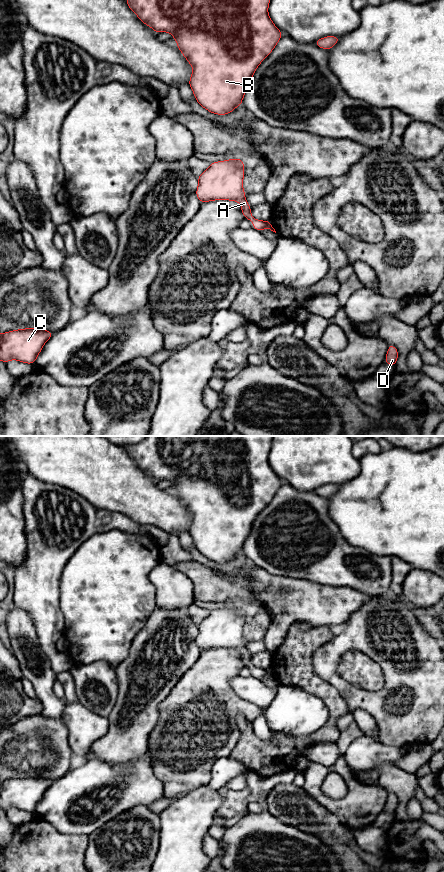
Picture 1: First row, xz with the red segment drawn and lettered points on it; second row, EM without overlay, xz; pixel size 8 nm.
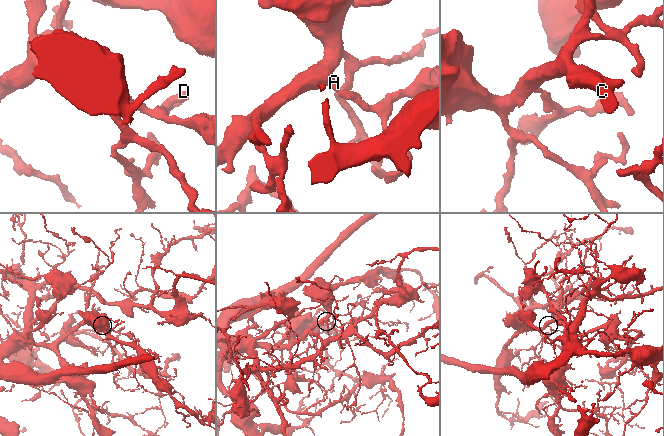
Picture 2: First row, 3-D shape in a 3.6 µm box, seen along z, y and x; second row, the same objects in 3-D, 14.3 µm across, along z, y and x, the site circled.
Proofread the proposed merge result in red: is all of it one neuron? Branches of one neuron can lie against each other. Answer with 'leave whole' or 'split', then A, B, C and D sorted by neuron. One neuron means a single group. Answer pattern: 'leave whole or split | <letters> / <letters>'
leave whole | A B C D

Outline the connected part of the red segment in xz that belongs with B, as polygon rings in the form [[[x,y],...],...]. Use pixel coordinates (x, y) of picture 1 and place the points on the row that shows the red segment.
[[[270,0],[125,1],[139,20],[156,33],[173,35],[193,68],[188,85],[195,100],[217,115],[229,114],[242,105],[253,74],[283,36],[268,14]]]

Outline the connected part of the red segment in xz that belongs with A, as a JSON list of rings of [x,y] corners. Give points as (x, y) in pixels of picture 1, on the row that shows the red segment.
[[[240,158],[217,161],[198,176],[196,196],[201,203],[215,200],[237,201],[245,219],[253,223],[253,228],[262,231],[265,228],[275,232],[270,220],[254,219],[251,207],[245,200],[245,191],[242,181],[245,177],[243,160]]]

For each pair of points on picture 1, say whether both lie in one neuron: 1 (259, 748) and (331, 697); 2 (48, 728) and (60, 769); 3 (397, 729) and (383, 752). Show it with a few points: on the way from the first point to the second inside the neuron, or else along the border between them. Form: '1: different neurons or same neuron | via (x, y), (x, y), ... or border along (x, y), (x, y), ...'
1: same neuron | via (284, 748), (290, 748), (319, 736), (332, 722)
2: same neuron | via (58, 738), (63, 747), (63, 759)
3: different neurons | border along (379, 740), (387, 745), (403, 748)

